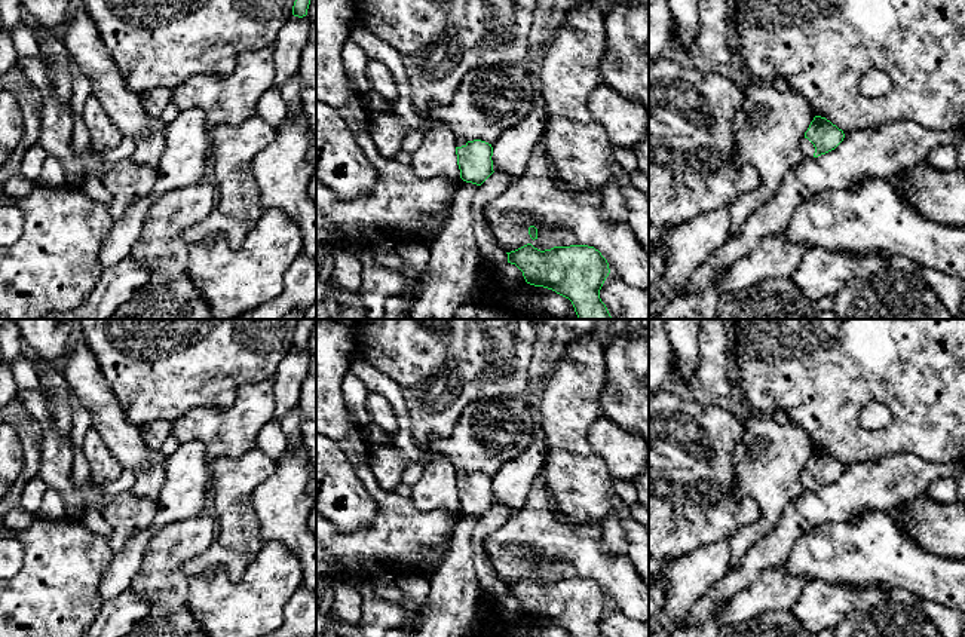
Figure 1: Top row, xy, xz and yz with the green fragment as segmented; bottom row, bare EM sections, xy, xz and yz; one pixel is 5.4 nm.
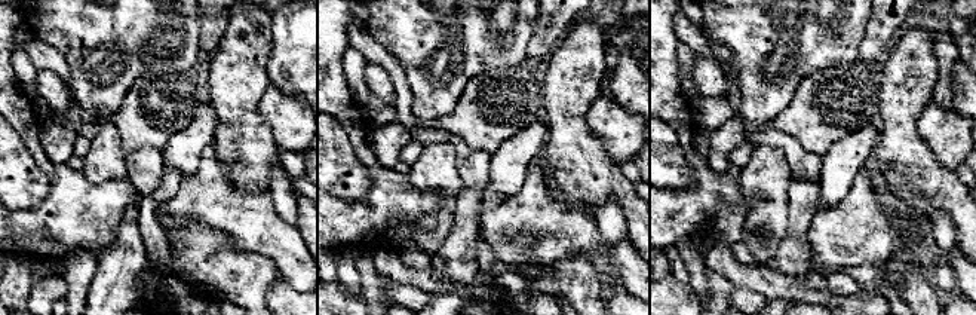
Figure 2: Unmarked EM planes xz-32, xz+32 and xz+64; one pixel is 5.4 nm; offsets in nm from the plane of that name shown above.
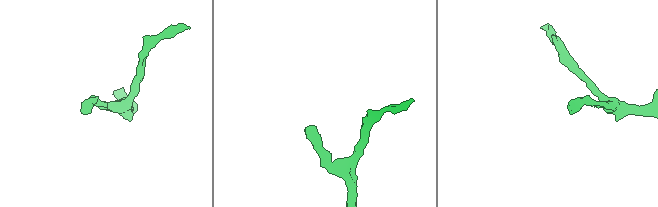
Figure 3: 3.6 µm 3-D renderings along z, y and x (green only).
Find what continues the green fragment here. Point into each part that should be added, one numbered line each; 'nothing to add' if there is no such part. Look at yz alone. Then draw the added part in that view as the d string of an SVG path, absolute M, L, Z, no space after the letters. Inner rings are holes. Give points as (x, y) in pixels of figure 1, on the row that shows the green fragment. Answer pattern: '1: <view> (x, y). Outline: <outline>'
1: yz (806, 147). Outline: M802 138L799 148L806 157L814 157L815 147L808 138Z

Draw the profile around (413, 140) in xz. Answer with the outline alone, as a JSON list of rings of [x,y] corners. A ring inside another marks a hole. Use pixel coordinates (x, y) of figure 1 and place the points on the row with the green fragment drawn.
[[[410,129],[410,132],[405,135],[402,141],[401,150],[413,154],[420,147],[422,140],[423,140],[423,134],[420,131]]]

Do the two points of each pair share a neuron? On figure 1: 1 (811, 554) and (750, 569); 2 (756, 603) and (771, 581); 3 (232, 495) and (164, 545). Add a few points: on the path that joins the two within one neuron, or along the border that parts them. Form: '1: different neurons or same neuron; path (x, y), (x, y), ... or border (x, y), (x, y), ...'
1: different neurons; border (808, 530), (799, 538), (786, 564)
2: same neuron; path (760, 597), (771, 587)
3: different neurons; border (210, 505), (216, 520), (216, 541), (211, 545)

